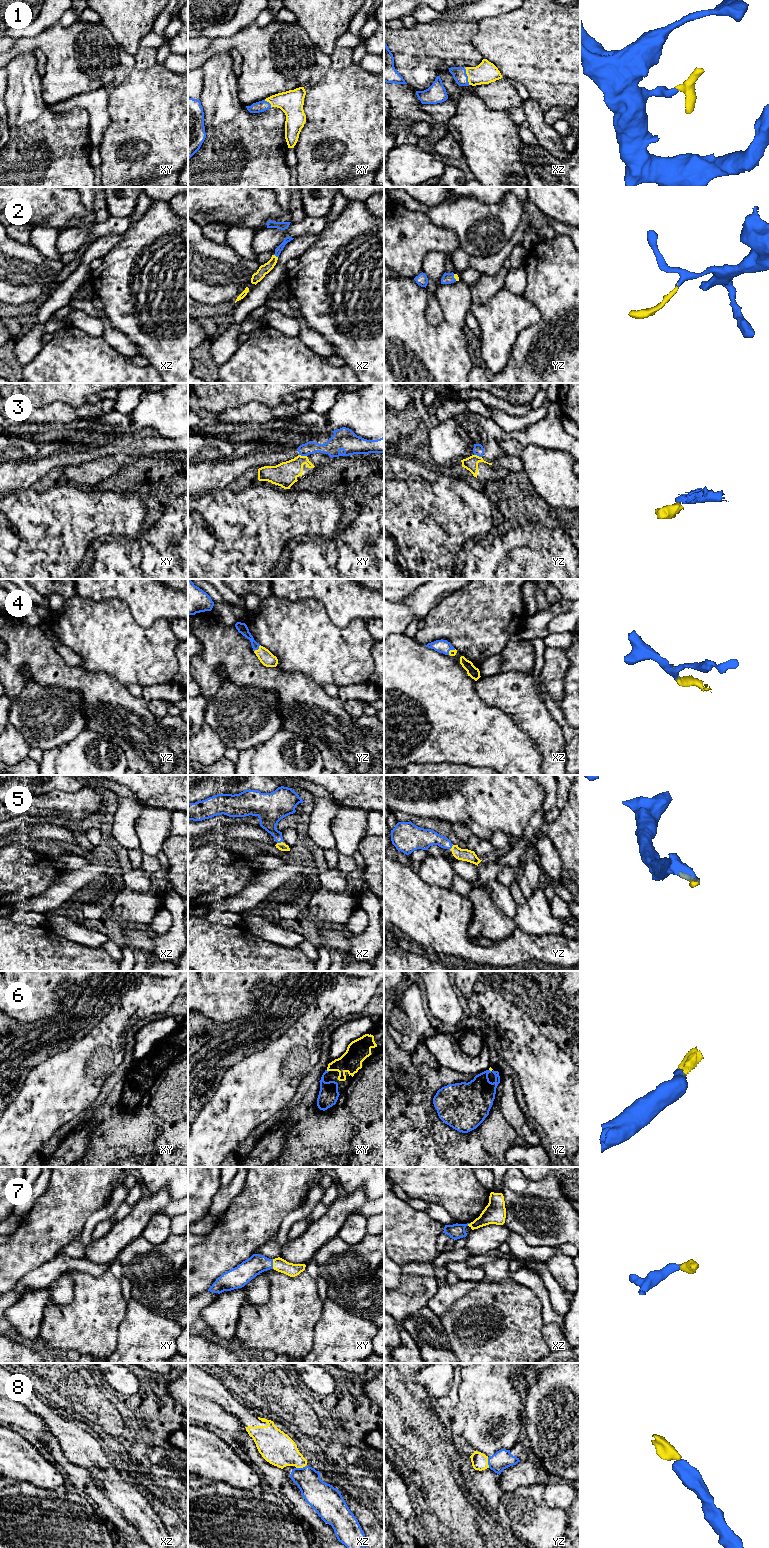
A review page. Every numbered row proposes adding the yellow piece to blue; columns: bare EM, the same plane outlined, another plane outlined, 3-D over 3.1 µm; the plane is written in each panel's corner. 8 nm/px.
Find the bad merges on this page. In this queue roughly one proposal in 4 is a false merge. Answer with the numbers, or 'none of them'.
3

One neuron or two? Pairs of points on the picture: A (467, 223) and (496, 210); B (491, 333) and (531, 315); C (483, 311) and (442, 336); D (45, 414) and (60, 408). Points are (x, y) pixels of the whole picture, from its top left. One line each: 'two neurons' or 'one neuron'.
A: one neuron
B: one neuron
C: two neurons
D: one neuron

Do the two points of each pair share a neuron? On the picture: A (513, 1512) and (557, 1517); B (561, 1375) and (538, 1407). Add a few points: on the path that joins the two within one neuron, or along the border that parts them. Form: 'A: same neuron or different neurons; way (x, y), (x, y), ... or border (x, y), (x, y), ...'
A: same neuron; way (524, 1515), (546, 1517)
B: same neuron; way (561, 1383), (546, 1399)

